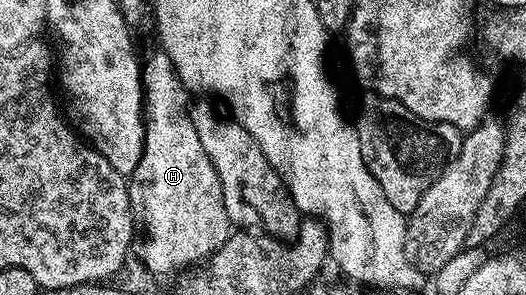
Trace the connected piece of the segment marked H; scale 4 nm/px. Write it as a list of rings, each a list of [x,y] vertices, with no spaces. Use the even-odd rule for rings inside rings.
[[[156,50],[151,57],[141,64],[143,89],[143,157],[137,162],[137,170],[127,180],[127,193],[131,203],[132,217],[137,221],[141,232],[147,237],[138,241],[138,259],[152,277],[171,276],[186,273],[204,261],[220,248],[233,231],[229,214],[225,210],[225,198],[221,190],[221,182],[217,178],[217,170],[213,162],[209,162],[209,154],[201,147],[197,139],[197,130],[193,130],[193,122],[189,111],[189,89],[177,74],[169,54]]]

